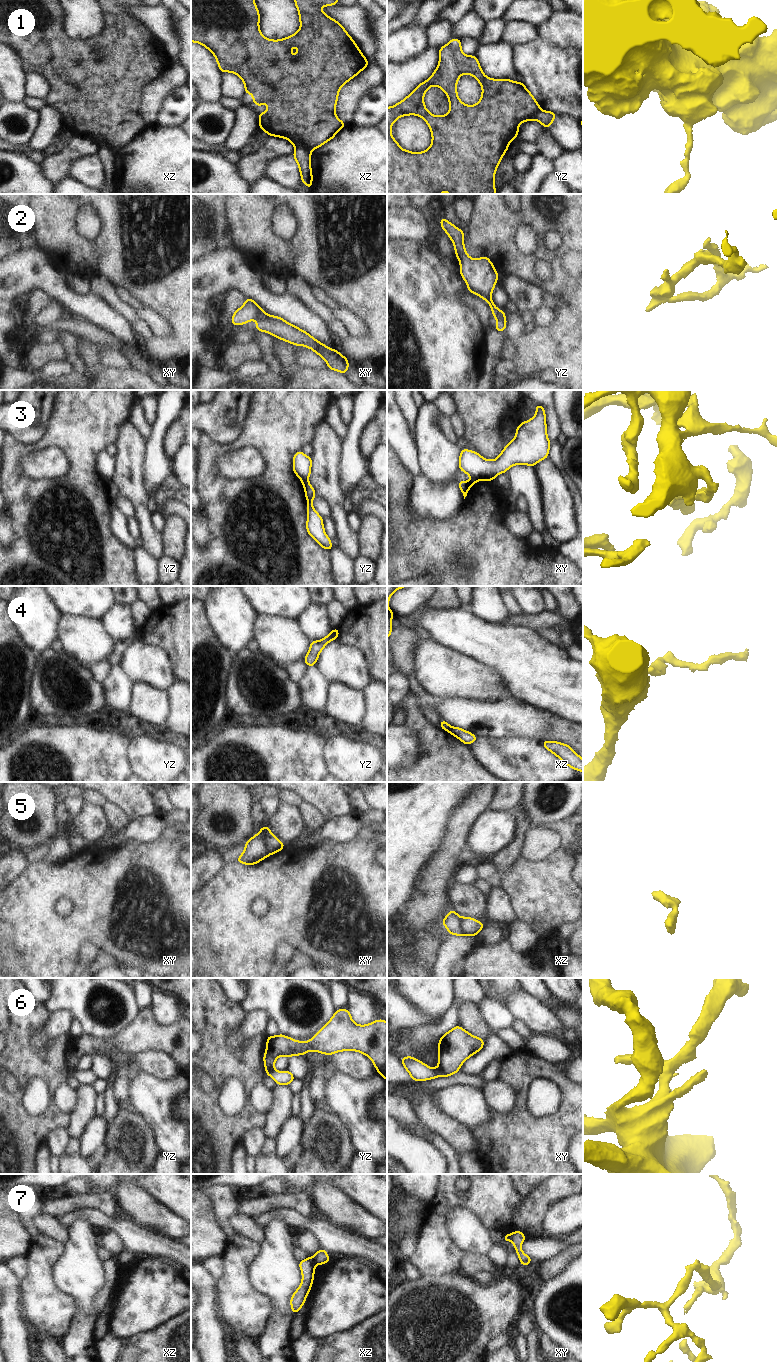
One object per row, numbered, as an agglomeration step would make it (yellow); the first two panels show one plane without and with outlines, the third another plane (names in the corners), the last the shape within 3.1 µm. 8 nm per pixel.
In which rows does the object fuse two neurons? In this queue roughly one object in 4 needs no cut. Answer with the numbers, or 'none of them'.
1, 2, 3, 4, 5, 6, 7

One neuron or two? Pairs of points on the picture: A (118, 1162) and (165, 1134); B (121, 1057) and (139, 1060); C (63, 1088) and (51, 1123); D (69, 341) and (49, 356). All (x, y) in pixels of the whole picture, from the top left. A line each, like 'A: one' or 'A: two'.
A: two
B: two
C: two
D: two

